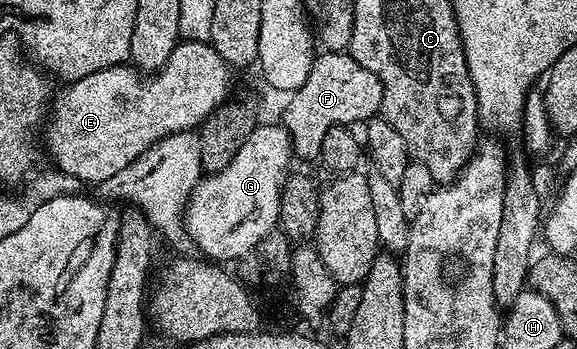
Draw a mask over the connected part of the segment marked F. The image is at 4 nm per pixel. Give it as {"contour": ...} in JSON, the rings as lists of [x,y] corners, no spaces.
{"contour":[[[323,50],[311,65],[307,80],[292,92],[282,111],[281,126],[290,134],[293,154],[317,160],[322,153],[324,133],[333,127],[365,124],[382,110],[382,86],[378,75],[357,63],[349,53]]]}

